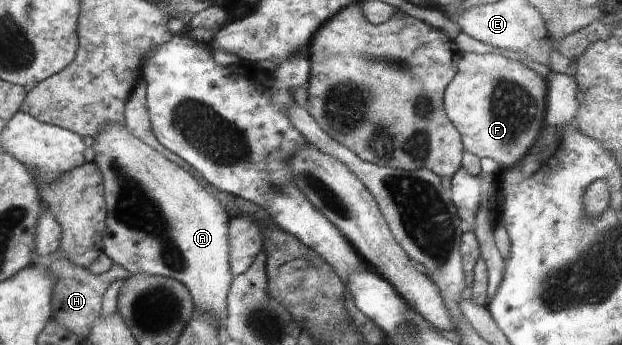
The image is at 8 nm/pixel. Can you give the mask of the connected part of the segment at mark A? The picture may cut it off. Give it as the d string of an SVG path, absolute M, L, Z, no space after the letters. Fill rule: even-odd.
M108 127L96 139L96 163L104 169L103 182L108 185L108 237L103 252L113 263L124 266L132 274L162 276L183 282L194 298L198 310L212 312L224 324L228 317L227 297L234 274L230 262L230 219L224 203L208 192L186 169L180 168L131 131Z

